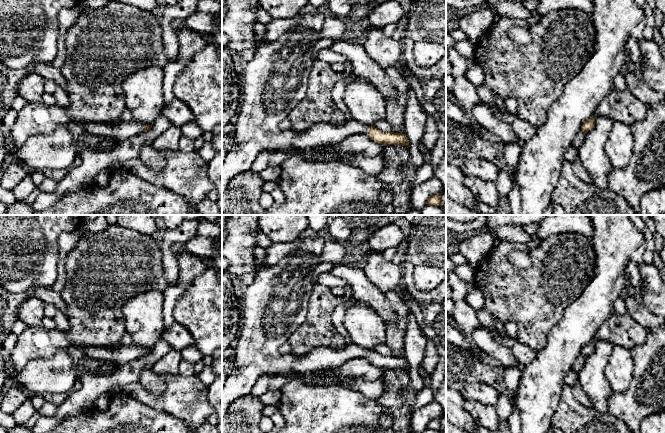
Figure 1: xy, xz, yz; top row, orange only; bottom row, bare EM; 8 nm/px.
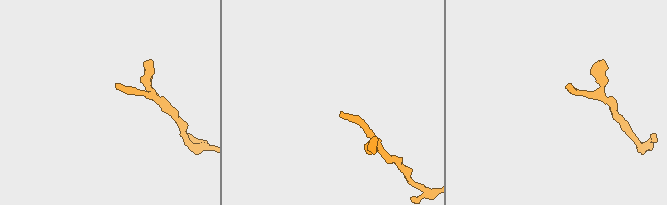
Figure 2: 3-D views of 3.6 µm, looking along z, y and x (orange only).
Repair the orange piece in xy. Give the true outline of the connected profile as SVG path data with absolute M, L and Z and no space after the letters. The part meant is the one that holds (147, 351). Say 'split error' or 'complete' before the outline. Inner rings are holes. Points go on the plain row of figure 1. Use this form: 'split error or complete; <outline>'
split error; M120 343L116 347L87 347L85 352L92 360L112 361L117 365L122 365L141 356L150 354L152 348L146 349L144 346L135 343L131 345L123 345Z

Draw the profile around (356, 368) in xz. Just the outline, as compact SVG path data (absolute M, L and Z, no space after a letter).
M354 357L332 370L326 370L323 380L330 384L348 384L355 380L374 381L381 378L384 369L369 360Z

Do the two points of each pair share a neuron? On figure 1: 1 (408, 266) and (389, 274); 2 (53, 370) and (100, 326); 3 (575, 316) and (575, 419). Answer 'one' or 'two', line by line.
1: two
2: two
3: two

